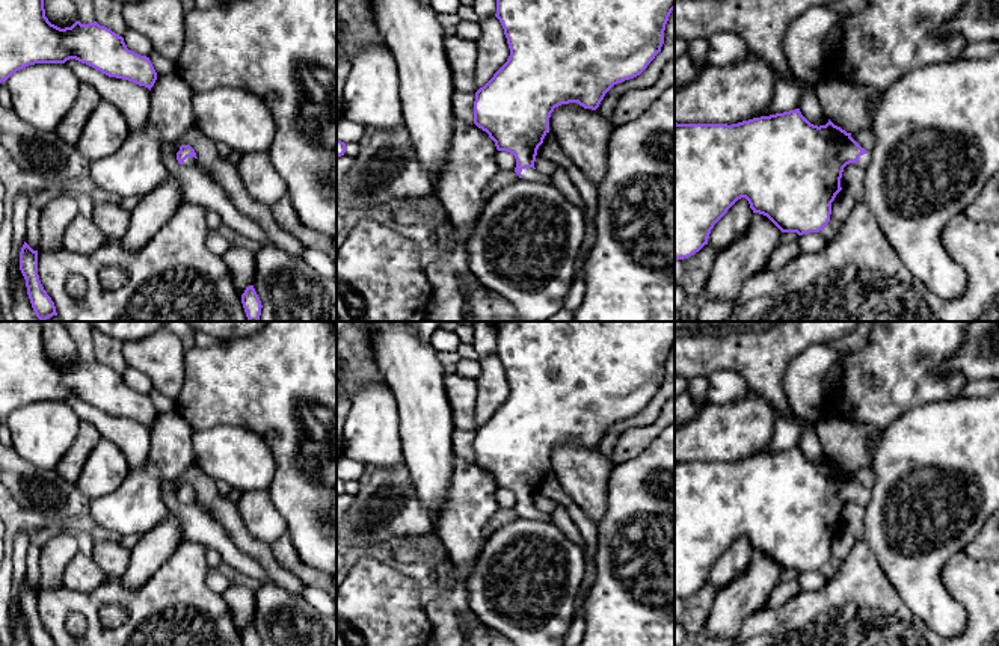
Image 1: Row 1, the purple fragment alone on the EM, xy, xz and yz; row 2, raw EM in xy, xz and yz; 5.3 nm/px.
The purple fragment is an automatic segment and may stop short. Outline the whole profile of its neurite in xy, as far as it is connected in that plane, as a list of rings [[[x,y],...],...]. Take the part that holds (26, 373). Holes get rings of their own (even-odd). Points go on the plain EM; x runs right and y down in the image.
[[[0,321],[0,421],[35,401],[65,401],[75,397],[109,415],[133,420],[151,429],[157,411],[146,394],[127,386],[124,376],[97,359],[60,367],[48,359],[39,321]]]

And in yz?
[[[800,447],[732,463],[675,460],[675,598],[688,596],[708,583],[714,563],[741,536],[748,539],[753,551],[767,554],[782,571],[819,571],[830,560],[831,540],[842,528],[842,510],[850,501],[866,507],[871,491],[830,457],[819,465],[810,462]]]

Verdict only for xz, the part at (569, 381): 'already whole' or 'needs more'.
needs more

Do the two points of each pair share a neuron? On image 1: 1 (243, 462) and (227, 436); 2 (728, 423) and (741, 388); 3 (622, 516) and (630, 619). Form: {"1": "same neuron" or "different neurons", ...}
{"1": "same neuron", "2": "different neurons", "3": "same neuron"}

